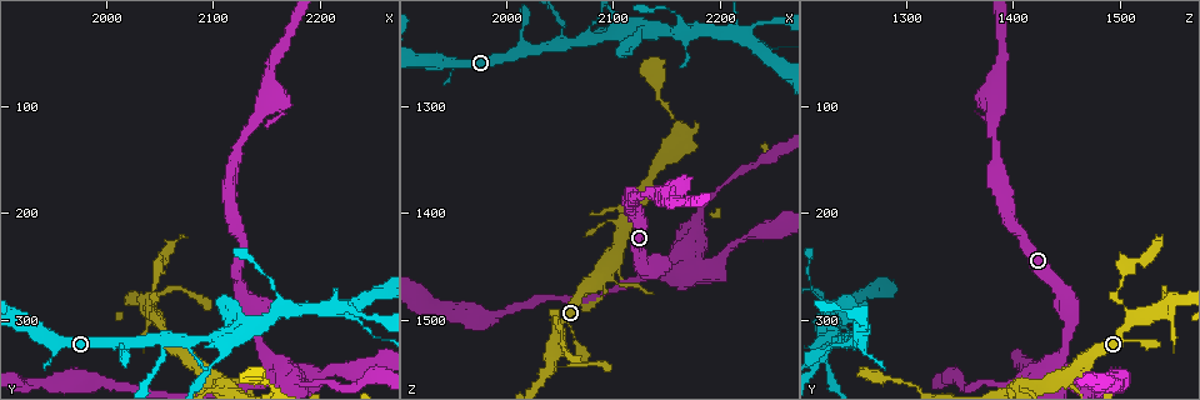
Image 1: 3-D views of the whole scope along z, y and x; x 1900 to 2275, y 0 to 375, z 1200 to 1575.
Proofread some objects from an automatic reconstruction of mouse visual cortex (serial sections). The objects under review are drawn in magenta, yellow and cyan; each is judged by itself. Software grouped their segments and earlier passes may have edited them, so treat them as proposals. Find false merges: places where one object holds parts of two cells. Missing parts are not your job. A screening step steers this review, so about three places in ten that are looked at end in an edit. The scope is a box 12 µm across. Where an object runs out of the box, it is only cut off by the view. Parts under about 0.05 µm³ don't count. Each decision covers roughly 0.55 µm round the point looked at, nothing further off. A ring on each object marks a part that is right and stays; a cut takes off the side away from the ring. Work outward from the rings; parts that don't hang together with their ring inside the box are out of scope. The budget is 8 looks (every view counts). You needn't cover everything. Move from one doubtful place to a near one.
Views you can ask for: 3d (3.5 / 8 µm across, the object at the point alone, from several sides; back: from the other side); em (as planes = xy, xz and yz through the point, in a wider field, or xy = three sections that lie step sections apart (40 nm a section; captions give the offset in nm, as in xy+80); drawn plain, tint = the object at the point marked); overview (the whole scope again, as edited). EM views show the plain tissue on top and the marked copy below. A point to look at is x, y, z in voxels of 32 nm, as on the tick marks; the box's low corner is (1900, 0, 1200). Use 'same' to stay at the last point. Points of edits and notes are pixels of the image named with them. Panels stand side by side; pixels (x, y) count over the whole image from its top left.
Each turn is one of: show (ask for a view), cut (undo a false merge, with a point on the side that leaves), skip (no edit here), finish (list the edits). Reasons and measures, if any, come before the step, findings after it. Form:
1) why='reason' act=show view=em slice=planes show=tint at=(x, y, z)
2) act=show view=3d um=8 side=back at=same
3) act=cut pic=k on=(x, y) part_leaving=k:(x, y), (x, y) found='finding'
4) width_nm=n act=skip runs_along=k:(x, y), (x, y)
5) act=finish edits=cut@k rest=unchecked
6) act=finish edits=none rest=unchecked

why='thin neck' act=show view=3d um=3.5 side=back at=(2046, 266, 1500)

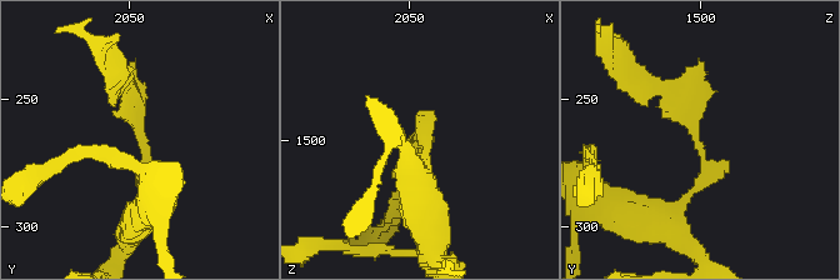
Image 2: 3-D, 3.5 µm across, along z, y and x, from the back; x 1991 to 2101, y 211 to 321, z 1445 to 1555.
arm_widths_nm=150,200 why='need the tissue' act=show view=em slice=xy step=2 show=tint at=(2046, 266, 1501)

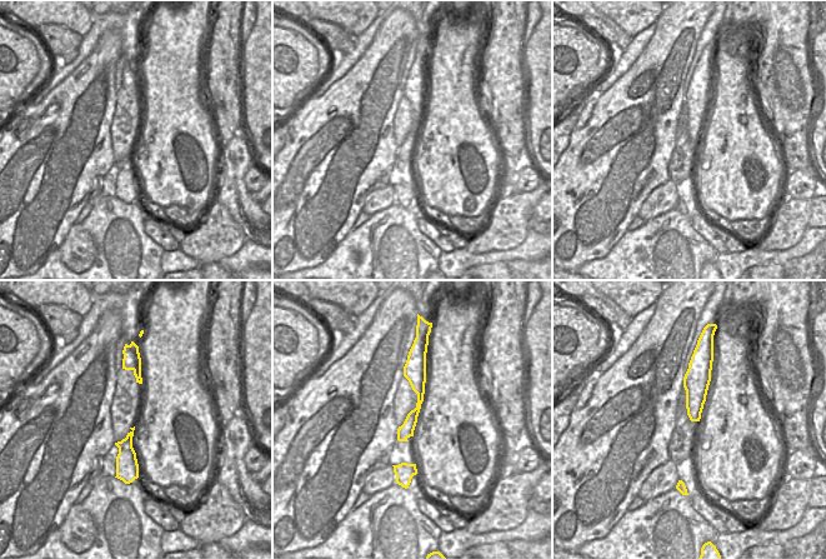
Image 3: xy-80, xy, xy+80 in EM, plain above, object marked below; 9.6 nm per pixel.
act=cut pic=2 on=(138, 118) part_leaving=2:(146, 159), (124, 75) found='two cells meet here'

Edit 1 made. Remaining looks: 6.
act=show view=overview

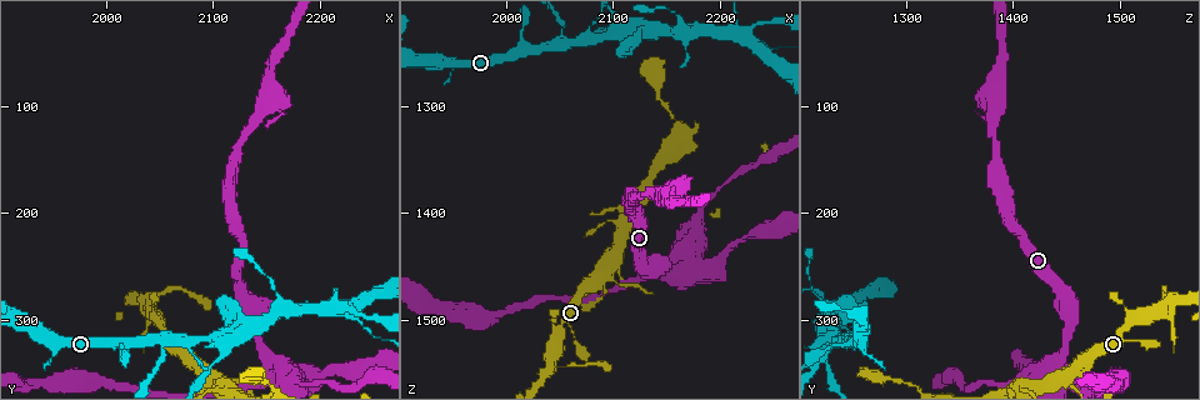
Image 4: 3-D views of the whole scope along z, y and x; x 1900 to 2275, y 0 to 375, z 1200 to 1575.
why='side arm on a straight run' act=show view=3d um=3.5 at=(2078, 338, 1466)

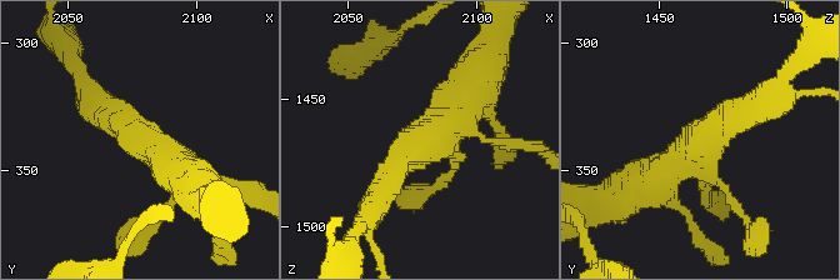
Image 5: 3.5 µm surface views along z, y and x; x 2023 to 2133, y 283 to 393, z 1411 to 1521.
act=show view=em slice=xy step=5 show=tint at=(2081, 339, 1465)

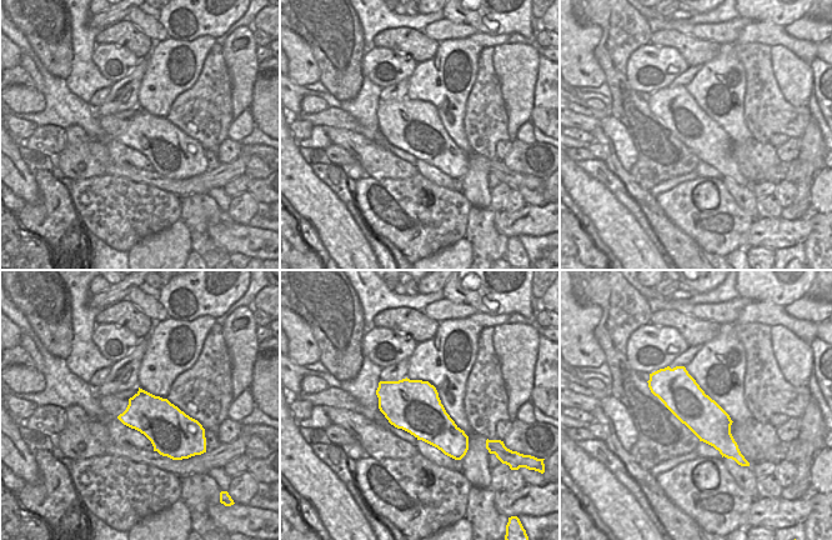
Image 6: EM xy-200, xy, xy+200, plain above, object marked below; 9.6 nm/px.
arm_widths_nm=150,350,500 act=skip found='continuous, no second cell'

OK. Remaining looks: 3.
act=show view=em slice=xy step=5 show=tint at=(2164, 344, 1442)

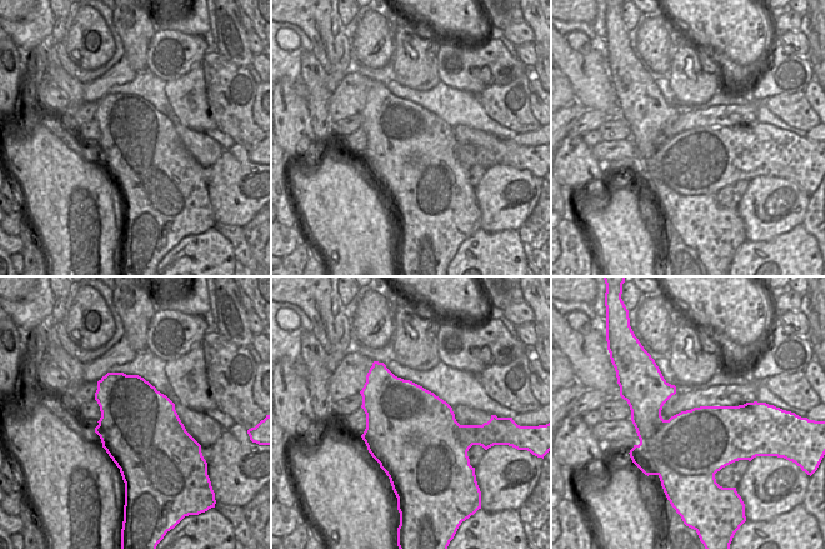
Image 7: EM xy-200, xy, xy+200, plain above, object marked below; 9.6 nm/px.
act=show view=3d um=3.5 at=same

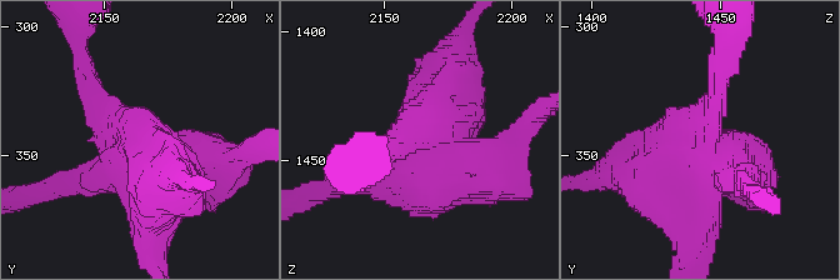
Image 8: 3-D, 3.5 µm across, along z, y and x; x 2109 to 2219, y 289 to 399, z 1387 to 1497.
width_nm=850 act=cut pic=8 on=(761, 166) border=7:(675, 437), (673, 450), (679, 457) found='two cells meet here'

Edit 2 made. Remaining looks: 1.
act=finish edits=cut@2,cut@8 rest=unchecked

